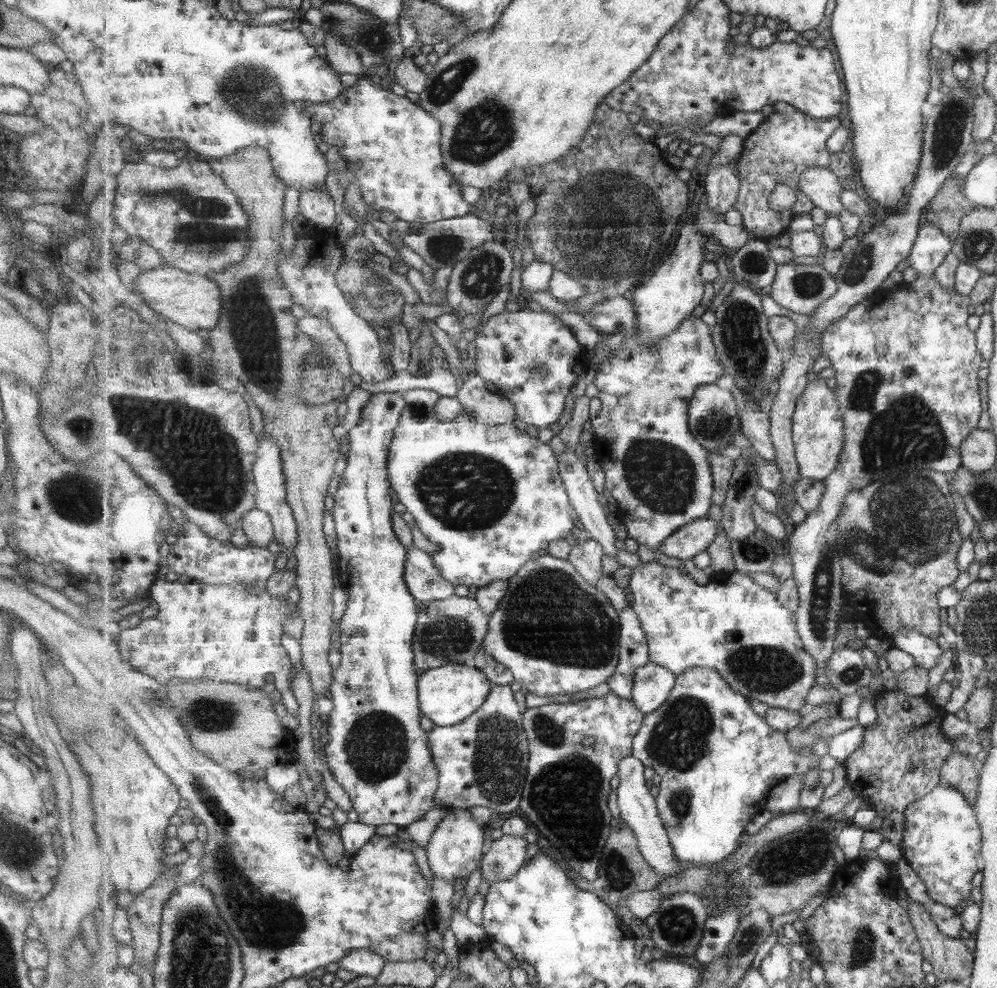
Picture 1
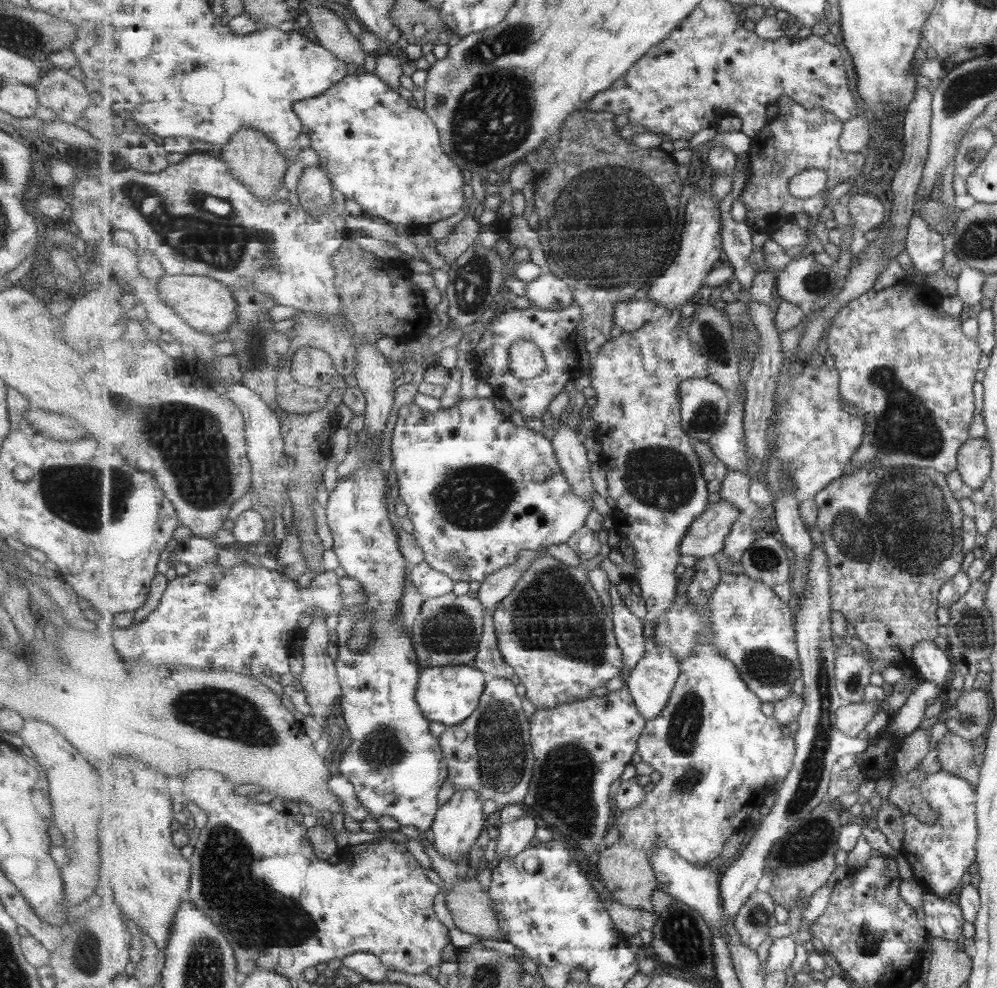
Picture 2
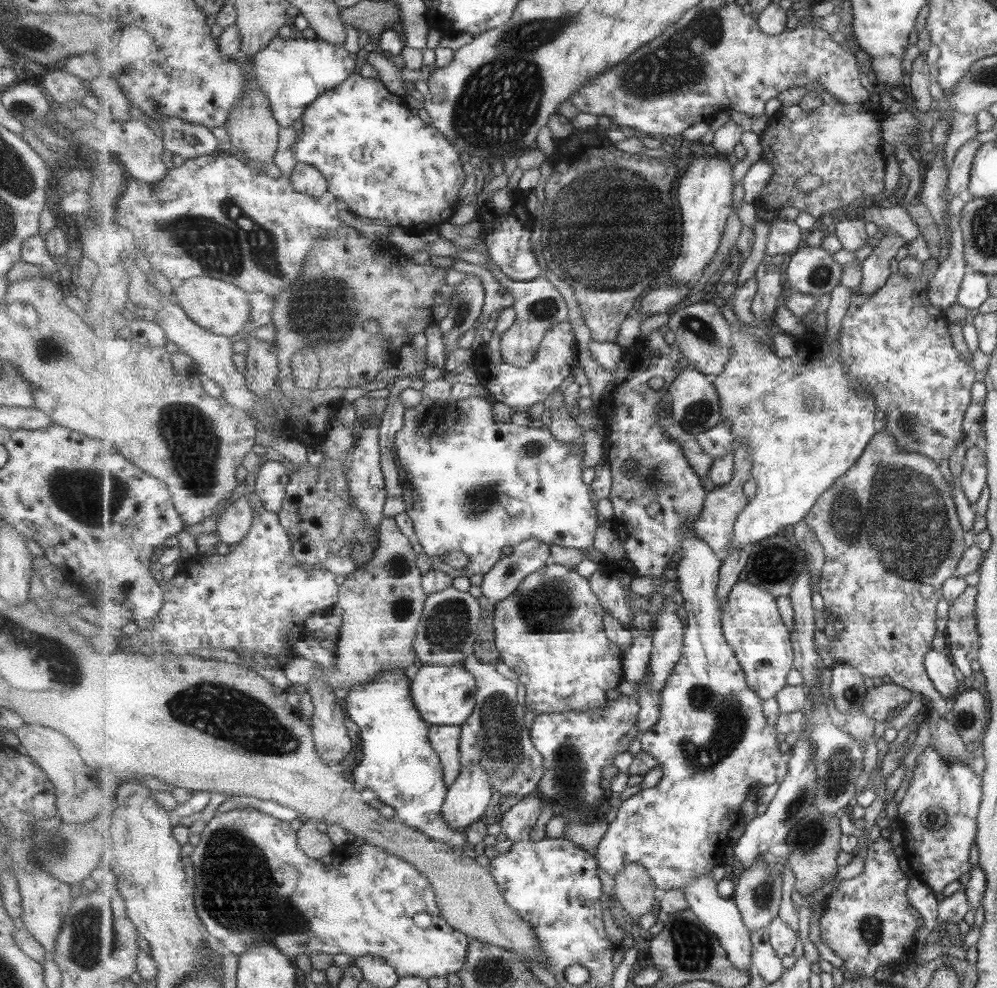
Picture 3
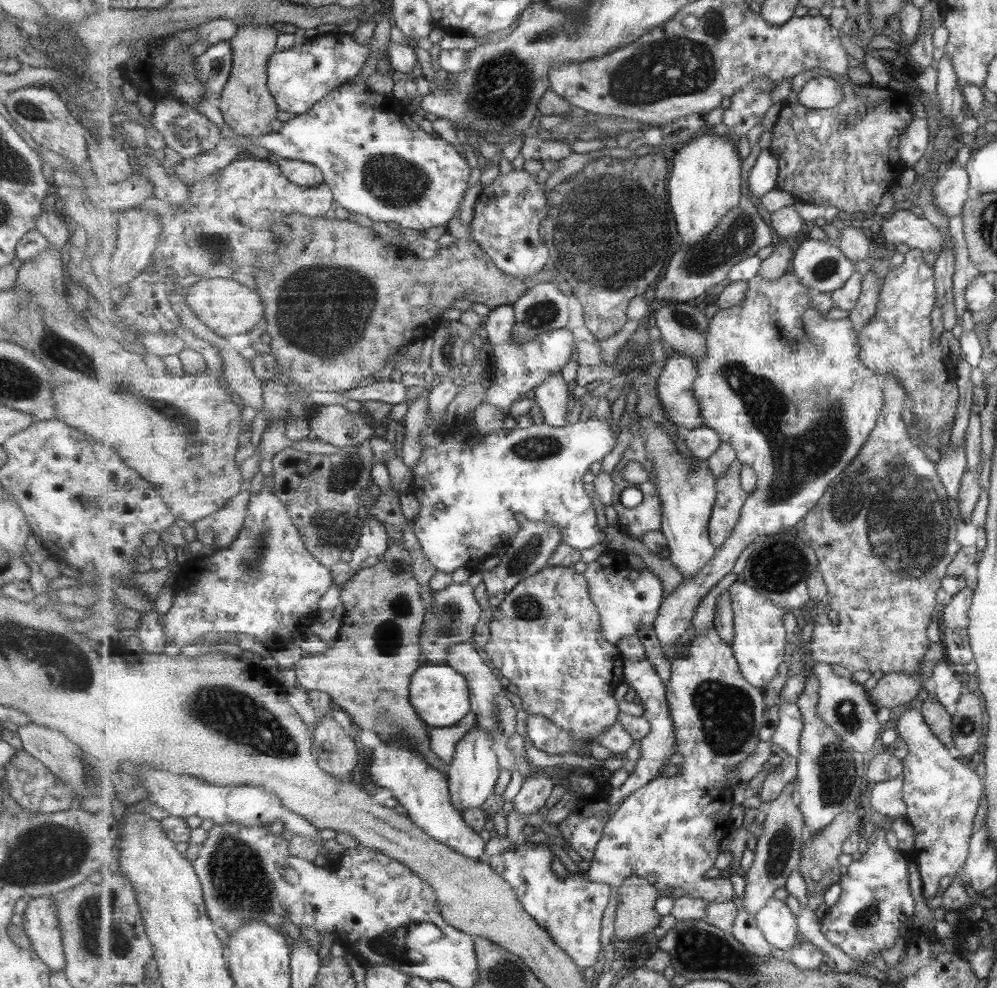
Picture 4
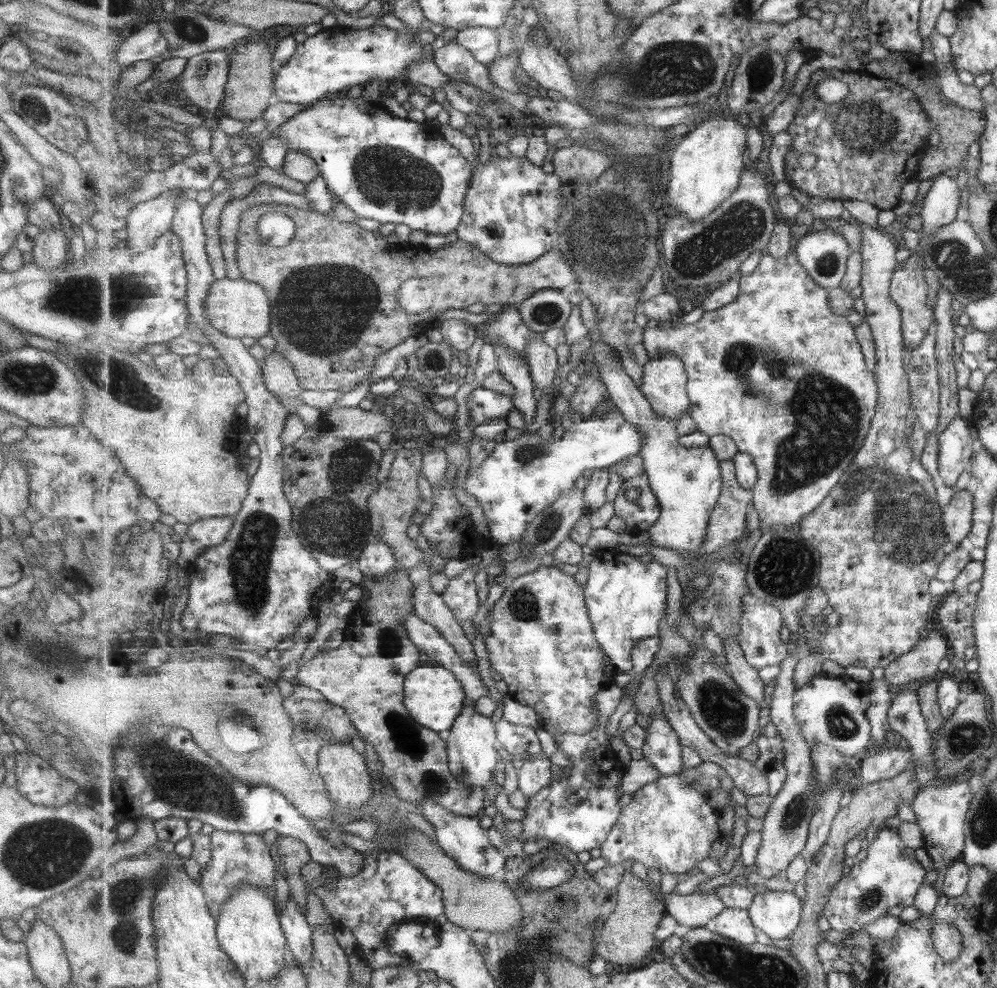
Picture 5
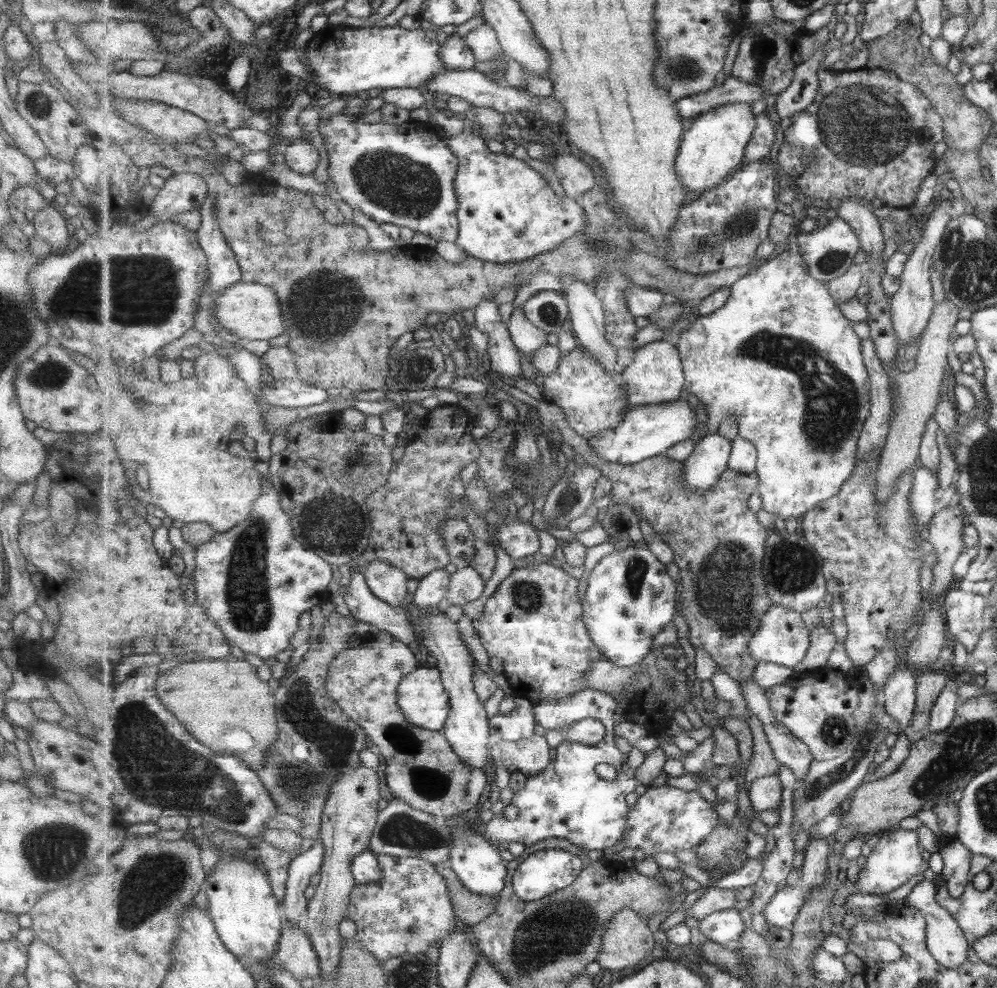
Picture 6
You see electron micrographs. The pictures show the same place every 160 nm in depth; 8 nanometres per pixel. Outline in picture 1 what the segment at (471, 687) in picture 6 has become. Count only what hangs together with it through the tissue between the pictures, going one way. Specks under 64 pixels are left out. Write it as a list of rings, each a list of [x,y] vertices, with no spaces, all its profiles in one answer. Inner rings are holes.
[[[449,809],[446,819],[438,824],[432,841],[425,849],[434,876],[448,880],[450,883],[459,882],[461,878],[469,878],[475,870],[481,870],[482,860],[485,857],[486,827],[475,822],[468,809]]]

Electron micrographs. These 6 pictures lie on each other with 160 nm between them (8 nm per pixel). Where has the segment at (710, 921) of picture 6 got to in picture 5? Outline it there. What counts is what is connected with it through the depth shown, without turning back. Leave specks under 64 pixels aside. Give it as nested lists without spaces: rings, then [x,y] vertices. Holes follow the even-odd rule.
[[[726,908],[706,927],[746,945],[757,943],[757,927],[753,924],[749,909]]]

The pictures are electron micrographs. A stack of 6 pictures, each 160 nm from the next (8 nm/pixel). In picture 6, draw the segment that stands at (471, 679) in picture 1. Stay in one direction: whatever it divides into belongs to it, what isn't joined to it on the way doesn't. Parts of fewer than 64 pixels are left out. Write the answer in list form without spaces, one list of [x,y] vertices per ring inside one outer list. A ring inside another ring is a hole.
[[[420,666],[399,688],[398,703],[406,719],[432,731],[443,731],[451,715],[448,690],[440,668]]]

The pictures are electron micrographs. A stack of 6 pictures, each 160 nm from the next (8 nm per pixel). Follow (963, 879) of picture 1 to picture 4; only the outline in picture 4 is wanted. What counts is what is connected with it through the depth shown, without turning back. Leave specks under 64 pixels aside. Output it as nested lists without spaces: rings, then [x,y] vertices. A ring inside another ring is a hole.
[[[916,703],[902,708],[895,732],[905,741],[908,750],[903,759],[904,817],[913,827],[913,848],[909,856],[919,872],[925,900],[939,890],[939,878],[953,877],[964,868],[973,814],[977,812],[981,796],[981,780],[961,760],[955,762],[947,754],[943,743],[921,717]]]

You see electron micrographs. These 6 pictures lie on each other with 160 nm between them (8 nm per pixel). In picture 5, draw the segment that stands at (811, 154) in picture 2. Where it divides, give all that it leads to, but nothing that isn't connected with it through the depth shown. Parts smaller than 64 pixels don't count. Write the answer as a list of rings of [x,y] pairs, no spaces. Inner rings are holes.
[[[821,69],[814,72],[806,89],[803,91],[803,104],[797,110],[793,124],[787,128],[787,133],[793,137],[793,150],[787,154],[787,170],[790,182],[805,192],[808,196],[817,198],[861,200],[869,202],[877,209],[889,210],[895,208],[901,199],[901,186],[905,180],[913,178],[920,167],[923,158],[923,146],[927,148],[927,135],[934,129],[928,114],[921,109],[920,101],[899,82],[881,80],[864,70],[843,71],[839,69]],[[831,77],[845,81],[850,88],[850,94],[845,101],[827,105],[823,99],[817,97],[817,86]],[[803,154],[816,157],[816,165],[810,170],[801,168],[799,158]]]

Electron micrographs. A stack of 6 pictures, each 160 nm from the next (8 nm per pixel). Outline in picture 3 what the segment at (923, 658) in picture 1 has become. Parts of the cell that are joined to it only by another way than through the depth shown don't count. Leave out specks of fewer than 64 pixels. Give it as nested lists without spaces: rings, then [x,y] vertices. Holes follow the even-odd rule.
[[[935,650],[926,652],[924,669],[941,697],[949,698],[956,694],[956,688],[960,682],[953,675],[953,663],[946,652]]]

